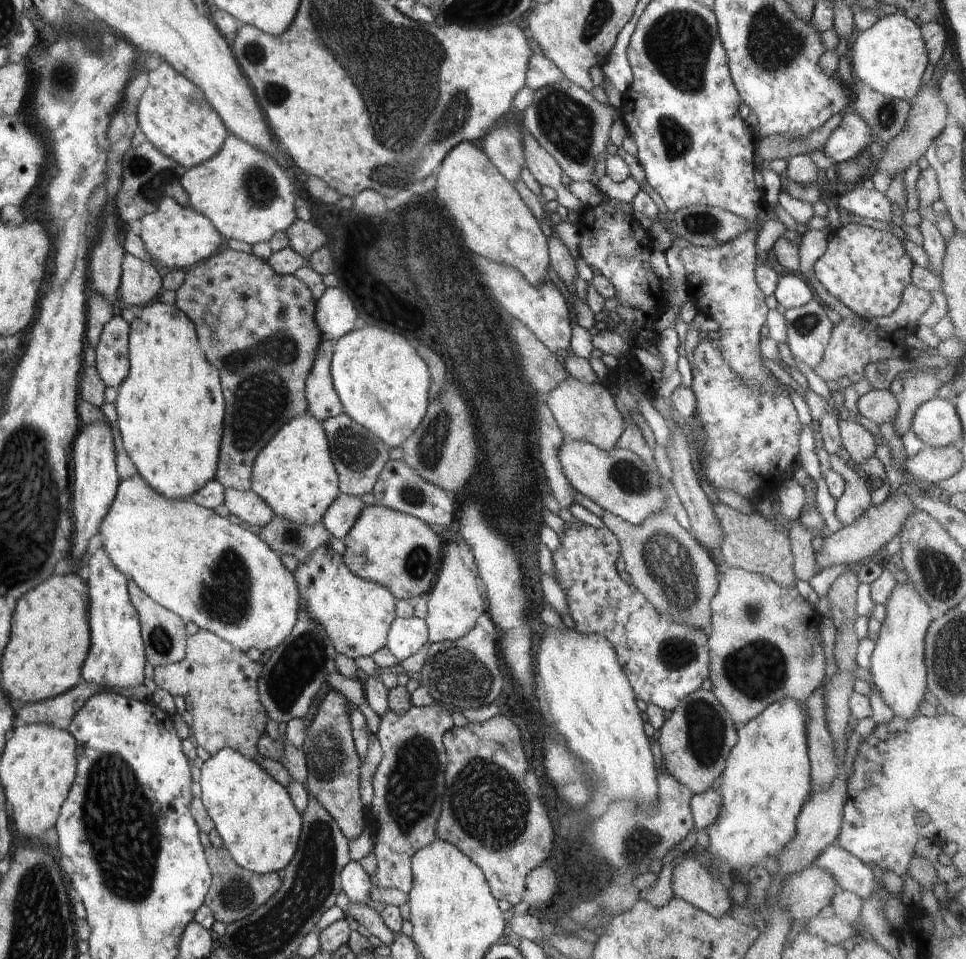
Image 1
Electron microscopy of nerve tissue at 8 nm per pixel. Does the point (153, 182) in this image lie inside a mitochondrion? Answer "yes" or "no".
yes

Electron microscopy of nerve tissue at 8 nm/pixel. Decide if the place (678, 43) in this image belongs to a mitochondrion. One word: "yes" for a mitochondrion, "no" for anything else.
yes

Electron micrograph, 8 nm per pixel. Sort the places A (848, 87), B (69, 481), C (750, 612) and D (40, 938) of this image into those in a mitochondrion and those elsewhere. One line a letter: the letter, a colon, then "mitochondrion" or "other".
A: other
B: other
C: mitochondrion
D: mitochondrion

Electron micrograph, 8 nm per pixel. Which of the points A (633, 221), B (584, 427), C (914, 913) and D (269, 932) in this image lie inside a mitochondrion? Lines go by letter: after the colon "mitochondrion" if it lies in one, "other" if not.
A: other
B: other
C: other
D: mitochondrion

